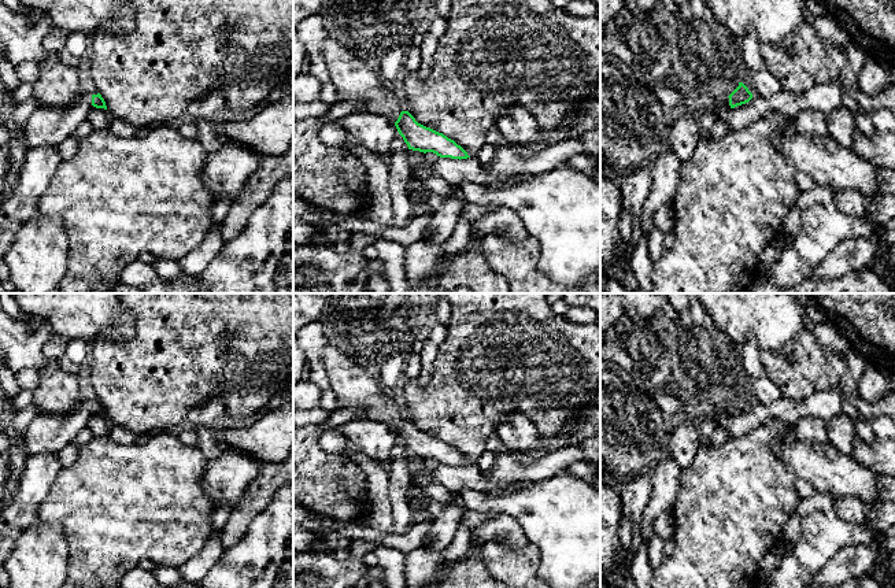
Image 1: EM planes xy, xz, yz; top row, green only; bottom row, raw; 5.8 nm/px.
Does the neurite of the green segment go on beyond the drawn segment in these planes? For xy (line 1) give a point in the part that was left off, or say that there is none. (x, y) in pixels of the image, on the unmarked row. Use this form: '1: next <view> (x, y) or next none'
1: next xy (45, 433)

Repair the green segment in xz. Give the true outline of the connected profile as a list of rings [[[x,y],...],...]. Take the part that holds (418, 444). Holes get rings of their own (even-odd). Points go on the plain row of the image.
[[[328,343],[322,351],[322,362],[339,407],[365,407],[362,418],[392,428],[408,456],[459,467],[470,465],[454,447],[418,430],[408,418],[404,418],[404,407],[388,396],[381,382],[373,378],[359,360]]]

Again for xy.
[[[81,400],[73,413],[62,417],[40,413],[25,432],[27,456],[56,454],[67,444],[74,443],[78,432],[88,426],[93,414],[107,417],[100,400],[92,403]]]

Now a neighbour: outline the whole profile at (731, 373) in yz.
[[[715,334],[715,344],[721,356],[718,373],[710,380],[710,385],[704,385],[699,377],[699,369],[692,371],[685,370],[685,363],[676,376],[676,381],[684,384],[684,393],[696,400],[696,406],[700,399],[700,393],[707,388],[718,388],[721,393],[725,389],[740,389],[746,371],[741,362],[741,347],[729,341],[725,336]]]

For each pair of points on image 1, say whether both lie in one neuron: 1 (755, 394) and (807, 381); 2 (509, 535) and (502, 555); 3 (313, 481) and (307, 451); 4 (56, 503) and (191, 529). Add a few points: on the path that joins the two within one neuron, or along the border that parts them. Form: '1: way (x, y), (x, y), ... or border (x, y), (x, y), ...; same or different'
1: border (765, 374), (783, 396); different
2: border (529, 543), (510, 548), (488, 540), (479, 550); different
3: way (309, 474), (307, 458); same
4: way (91, 503), (158, 503); same

